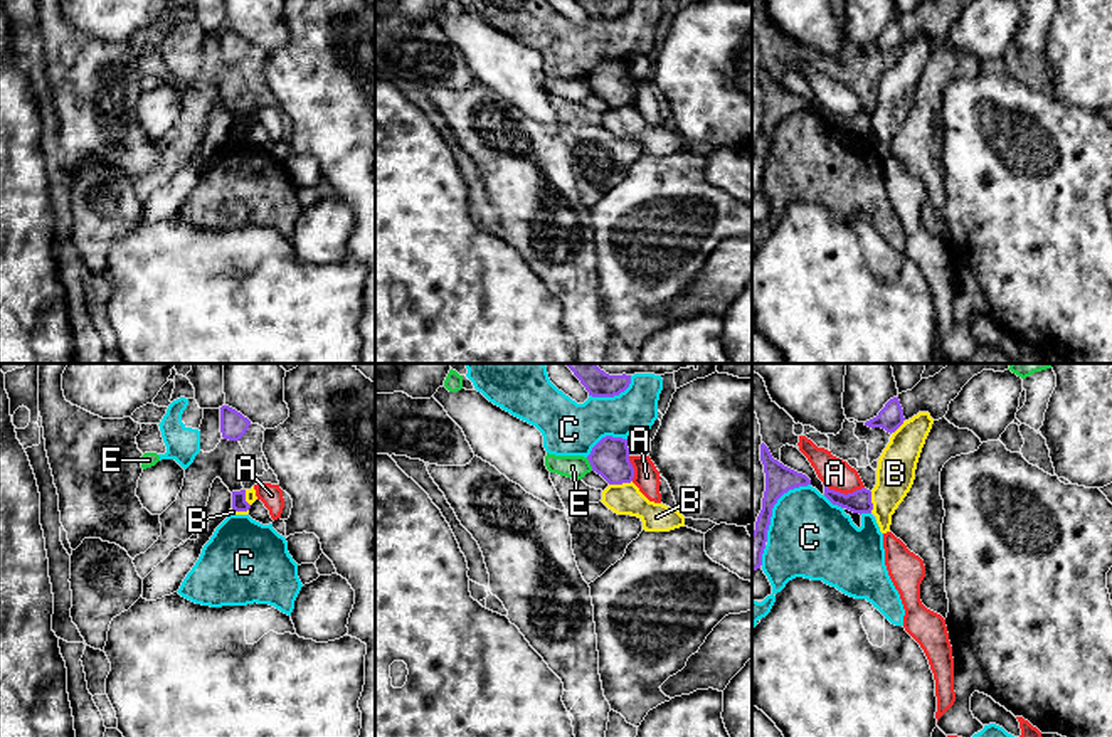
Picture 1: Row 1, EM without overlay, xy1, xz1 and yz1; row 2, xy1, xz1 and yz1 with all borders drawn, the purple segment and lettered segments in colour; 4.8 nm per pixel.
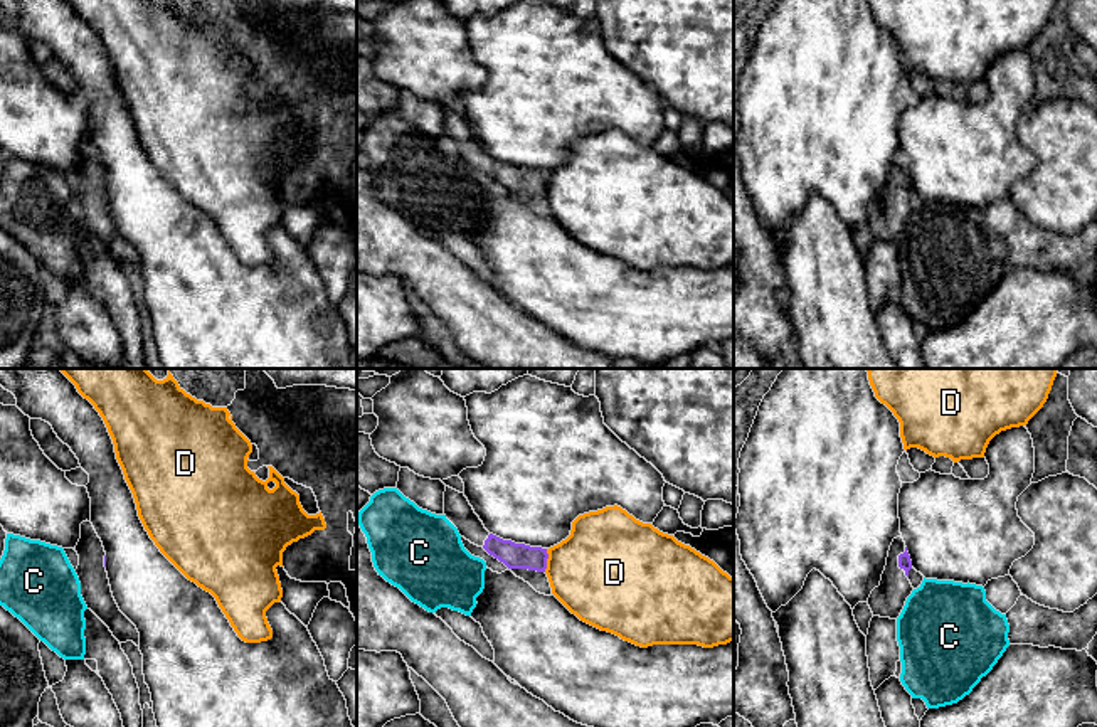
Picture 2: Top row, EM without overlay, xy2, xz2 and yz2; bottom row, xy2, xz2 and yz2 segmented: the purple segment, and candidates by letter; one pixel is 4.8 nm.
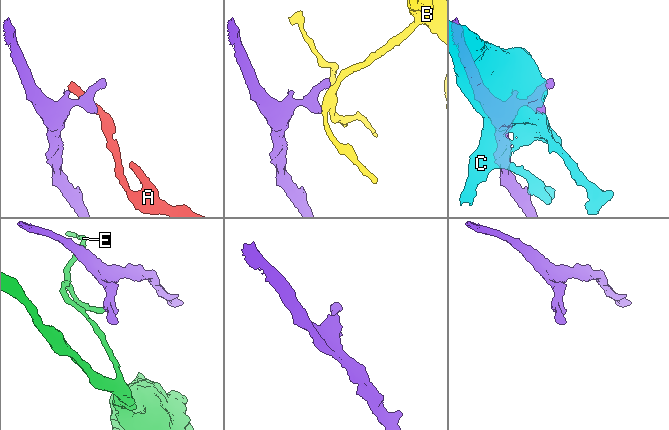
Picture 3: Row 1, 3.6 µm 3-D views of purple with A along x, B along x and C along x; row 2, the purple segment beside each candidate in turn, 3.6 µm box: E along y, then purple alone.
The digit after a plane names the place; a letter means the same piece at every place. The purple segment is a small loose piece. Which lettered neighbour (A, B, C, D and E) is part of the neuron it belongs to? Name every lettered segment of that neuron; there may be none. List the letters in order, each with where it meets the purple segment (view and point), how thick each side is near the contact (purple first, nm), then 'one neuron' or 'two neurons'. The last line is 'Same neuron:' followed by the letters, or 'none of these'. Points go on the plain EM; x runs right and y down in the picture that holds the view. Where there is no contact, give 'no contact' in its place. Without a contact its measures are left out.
A: contact yz1 (843, 116); calibres 110 and 150 nm; two neurons
B: contact xz1 (619, 106); calibres 190 and 150 nm; two neurons
C: contact yz1 (774, 127); calibres 140 and 380 nm; two neurons
D: contact xz2 (545, 184); calibres 130 and 440 nm; two neurons
E: contact xz1 (591, 88); calibres 190 and 110 nm; two neurons
Same neuron: none of these

